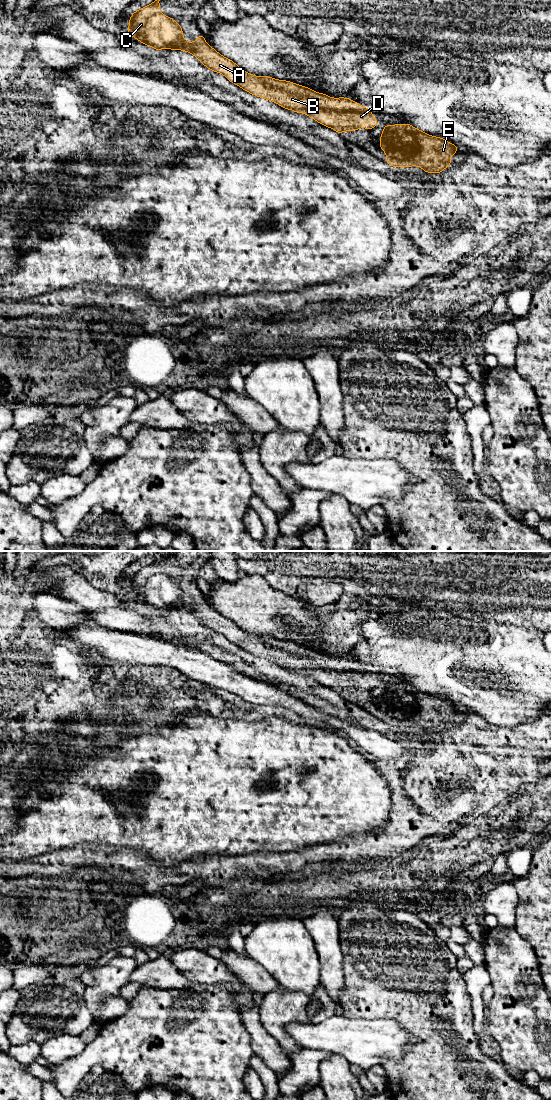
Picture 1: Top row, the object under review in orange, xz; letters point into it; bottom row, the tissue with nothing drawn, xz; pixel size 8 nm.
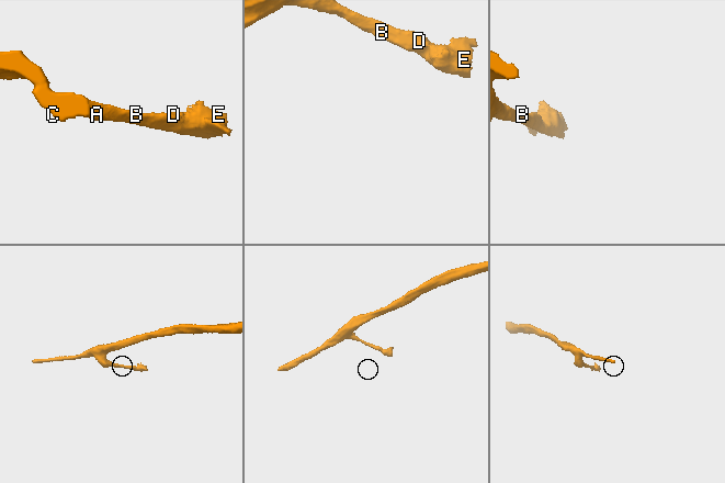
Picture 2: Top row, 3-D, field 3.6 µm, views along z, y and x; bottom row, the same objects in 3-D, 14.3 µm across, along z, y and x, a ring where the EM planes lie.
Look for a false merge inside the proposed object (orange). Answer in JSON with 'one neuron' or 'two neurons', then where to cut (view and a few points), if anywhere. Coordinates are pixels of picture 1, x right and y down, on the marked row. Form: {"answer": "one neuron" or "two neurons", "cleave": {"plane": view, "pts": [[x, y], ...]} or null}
{"answer": "one neuron", "cleave": null}

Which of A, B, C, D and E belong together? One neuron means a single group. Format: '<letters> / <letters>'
A B C D E

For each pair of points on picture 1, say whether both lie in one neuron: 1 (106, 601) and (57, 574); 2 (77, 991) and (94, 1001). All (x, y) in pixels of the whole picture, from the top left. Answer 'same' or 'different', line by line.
1: same
2: different

